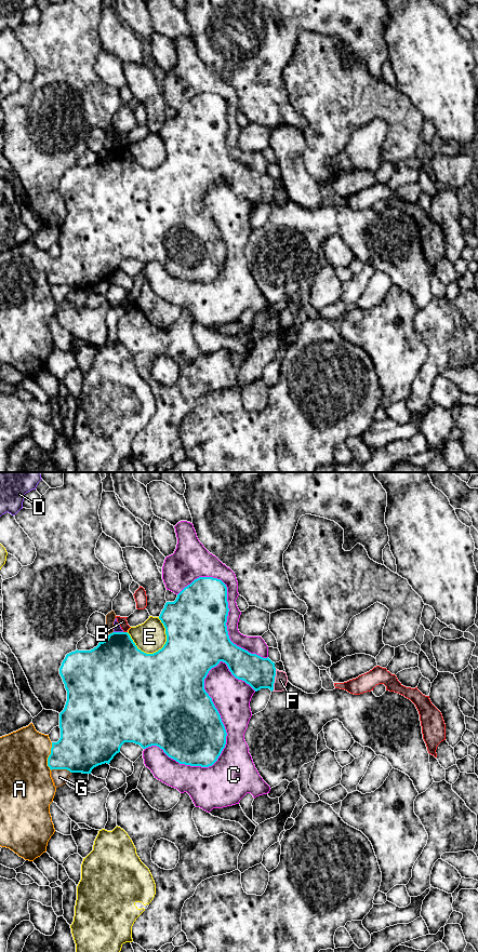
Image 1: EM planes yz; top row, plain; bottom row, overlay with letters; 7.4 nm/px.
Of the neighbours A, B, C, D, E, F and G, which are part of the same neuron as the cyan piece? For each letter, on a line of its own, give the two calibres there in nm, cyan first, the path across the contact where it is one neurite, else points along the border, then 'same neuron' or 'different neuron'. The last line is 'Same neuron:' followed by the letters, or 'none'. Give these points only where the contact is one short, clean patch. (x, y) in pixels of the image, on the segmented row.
A: 340/380 nm | different neuron
B: 400/70 nm | different neuron
C: 480/280 nm | different neuron
D: 420/60 nm | different neuron
E: 500/220 nm | different neuron
F: 240/100 nm | along yz (276, 669), (271, 691) | different neuron
G: 360/120 nm | different neuron
Same neuron: none

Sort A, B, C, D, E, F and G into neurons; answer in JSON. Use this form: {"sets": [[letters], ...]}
{"sets": [["A", "G"], ["B"], ["C"], ["D"], ["E"], ["F"]]}

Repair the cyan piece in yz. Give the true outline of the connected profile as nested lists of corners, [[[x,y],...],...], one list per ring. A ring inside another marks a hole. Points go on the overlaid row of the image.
[[[199,577],[185,587],[174,602],[165,603],[159,619],[165,628],[167,642],[158,652],[146,654],[137,648],[128,632],[112,632],[91,651],[77,649],[67,654],[59,668],[67,701],[59,713],[61,738],[52,742],[48,757],[50,769],[91,774],[94,767],[109,764],[124,742],[134,742],[143,749],[157,746],[180,764],[212,766],[225,748],[227,733],[204,689],[209,671],[223,661],[236,679],[244,681],[255,692],[261,688],[273,692],[276,676],[275,662],[268,657],[251,654],[230,641],[226,626],[228,612],[226,585],[217,578]]]

